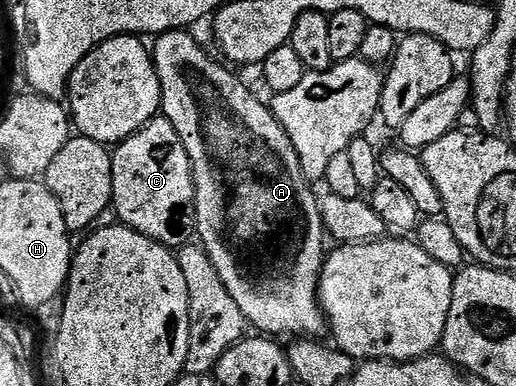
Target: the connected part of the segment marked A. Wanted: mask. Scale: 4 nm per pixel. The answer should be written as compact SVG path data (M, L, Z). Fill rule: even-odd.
M188 29L165 31L163 35L155 40L156 47L154 43L151 52L152 59L156 63L156 72L162 85L160 101L163 118L170 120L174 125L174 129L178 129L178 133L182 137L182 145L186 145L186 153L192 162L192 172L196 182L196 233L199 242L210 257L214 269L218 269L218 277L222 277L226 289L230 289L230 297L234 297L234 301L238 301L238 307L242 309L242 313L248 318L249 324L253 328L257 327L260 330L257 332L267 333L272 337L292 334L292 336L295 336L297 334L297 332L295 333L296 327L300 327L304 323L304 299L315 300L317 298L320 286L320 272L324 269L324 260L326 258L324 239L326 240L326 232L322 221L322 213L320 212L320 199L318 195L312 192L313 184L304 175L300 158L288 136L288 131L274 117L271 106L265 100L263 103L234 72L227 71L227 69L232 69L225 66L219 58L217 58L218 60L211 59L200 48L199 41L191 35L192 33Z

